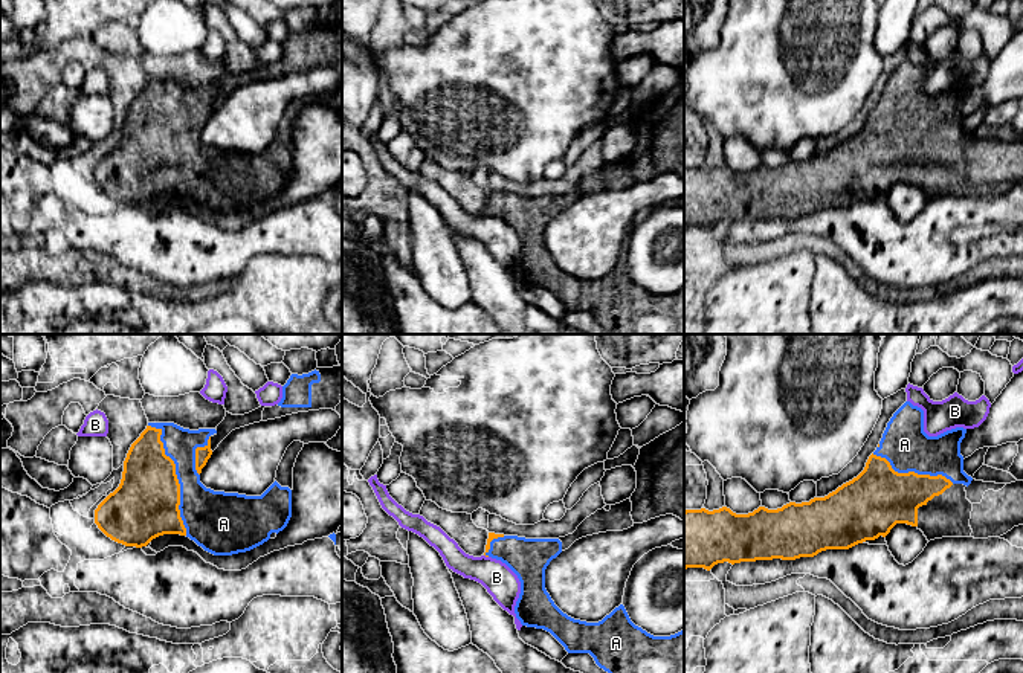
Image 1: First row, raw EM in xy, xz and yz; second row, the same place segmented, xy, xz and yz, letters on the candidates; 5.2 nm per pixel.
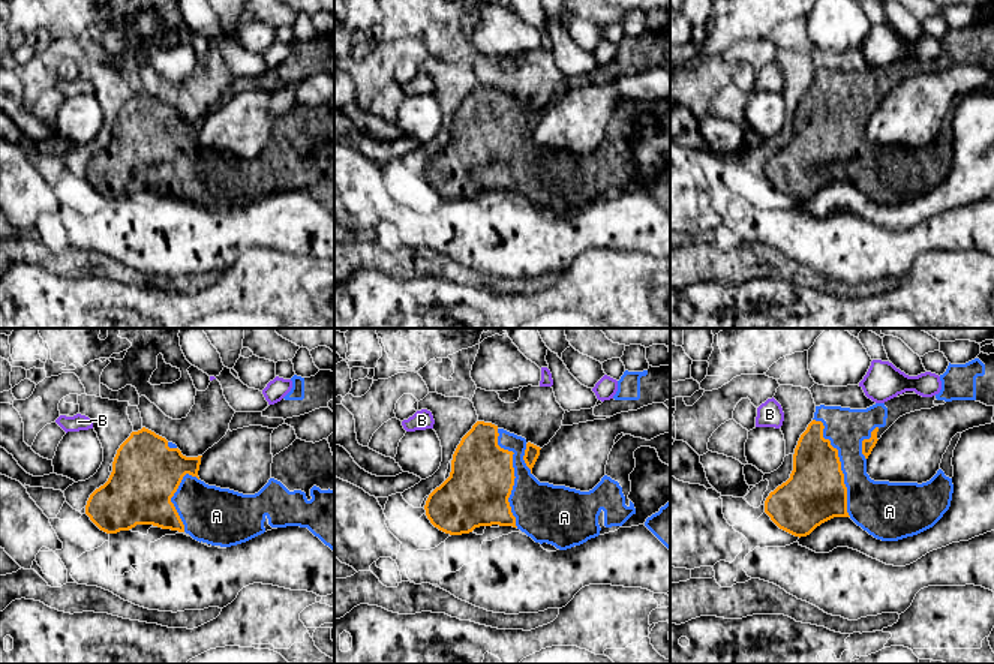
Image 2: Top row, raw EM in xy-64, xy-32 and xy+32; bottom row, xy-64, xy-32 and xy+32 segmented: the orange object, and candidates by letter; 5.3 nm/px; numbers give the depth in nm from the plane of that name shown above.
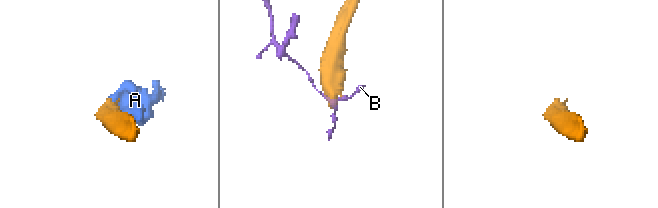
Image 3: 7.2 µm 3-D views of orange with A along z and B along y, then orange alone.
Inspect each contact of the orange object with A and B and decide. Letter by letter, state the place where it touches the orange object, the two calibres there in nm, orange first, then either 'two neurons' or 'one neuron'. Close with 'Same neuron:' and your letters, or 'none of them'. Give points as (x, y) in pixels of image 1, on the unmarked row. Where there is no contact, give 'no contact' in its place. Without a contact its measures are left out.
A: xy (176, 135) | 360/260 nm | one neuron
B: xz (486, 214) | 40/170 nm | two neurons
Same neuron: A

